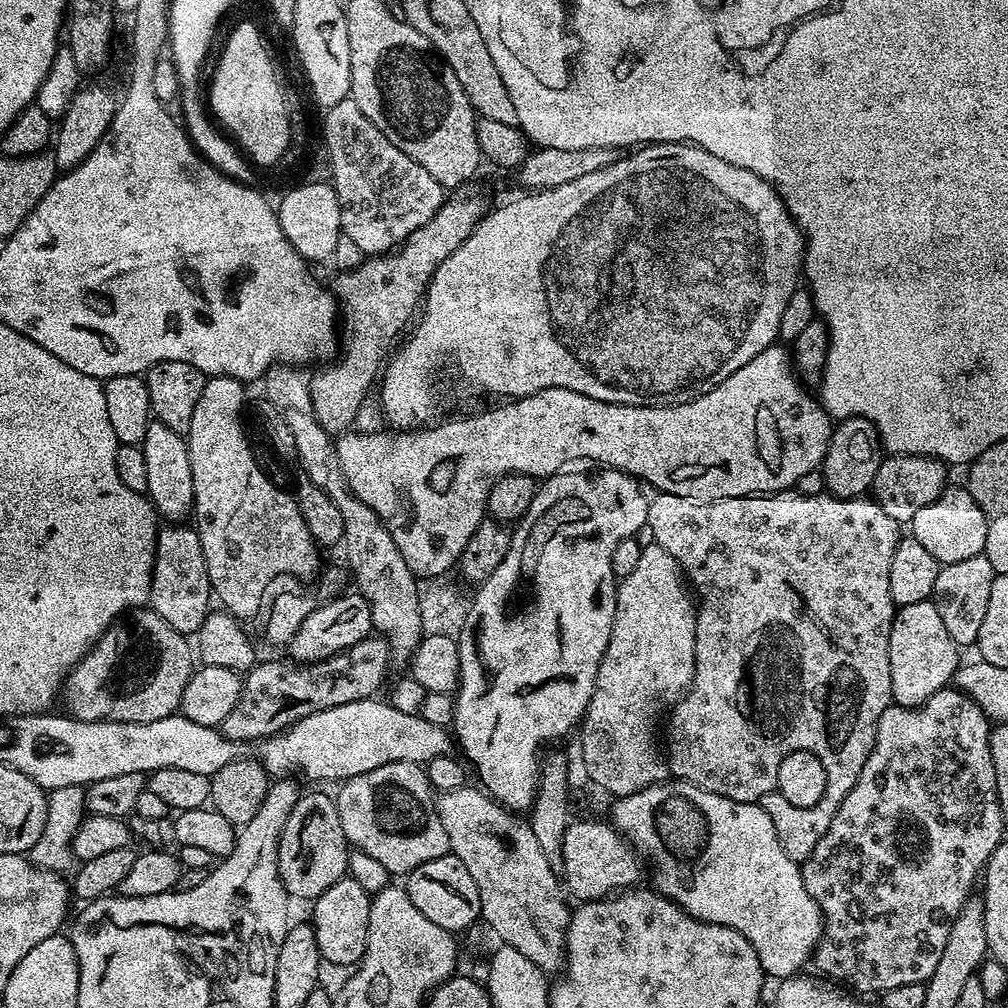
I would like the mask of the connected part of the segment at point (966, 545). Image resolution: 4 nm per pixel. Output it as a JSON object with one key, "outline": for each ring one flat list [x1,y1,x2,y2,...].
{"outline":[[949,487,930,506,922,506,918,514,910,521,911,539,922,542,927,553,932,554,941,566,963,562,965,558,974,558,983,553,986,546,986,530,990,517,974,502,967,487]]}

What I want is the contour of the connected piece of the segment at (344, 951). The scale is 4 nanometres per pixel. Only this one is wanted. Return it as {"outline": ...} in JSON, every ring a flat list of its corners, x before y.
{"outline":[[351,878,334,882,330,890,326,890,311,905,310,923,314,930,314,938,318,938,318,950,321,961,328,964,359,965,364,959,364,951,368,945,368,927,370,926,370,906,372,896,358,886]]}

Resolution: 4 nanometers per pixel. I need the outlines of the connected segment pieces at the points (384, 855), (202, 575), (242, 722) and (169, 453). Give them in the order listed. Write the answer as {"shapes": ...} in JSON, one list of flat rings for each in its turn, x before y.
{"shapes":[[[390,762,386,766,378,766,378,770,370,770,343,781,339,788,340,793,335,793,334,799,338,806,338,818,342,822,342,834,346,834,349,845,355,851,370,854,370,858,382,862,390,874,407,874,422,866,422,862,449,855,446,829,436,809,434,789,428,781,427,771,421,765,414,762]],[[164,527,156,533,156,561,152,567,148,604,158,614,158,618,166,622,166,626,174,626,174,630,178,630,183,636,191,637,200,629,214,604,206,558,202,554,202,542,195,527]],[[372,634,367,640,358,641,345,652,339,652,313,664,283,664,280,660,261,659,256,667,243,677,238,702,234,710,230,710,230,714,226,714,224,721,219,724,220,733,228,740,236,741,237,745,244,746,251,740,259,742,268,739,269,736,277,736,279,732,284,732,291,724,297,724,310,714,318,714,334,706,346,706,346,702,373,699,377,695,376,691,384,684,384,675,388,672,388,656,390,660,388,641]],[[153,419,146,430,142,445,146,458,146,493,153,508,168,522,184,522,194,512,194,474,190,470,190,454,187,439,181,433,170,430,158,419]]]}

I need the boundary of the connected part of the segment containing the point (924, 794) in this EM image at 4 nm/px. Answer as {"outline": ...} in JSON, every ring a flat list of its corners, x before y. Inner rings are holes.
{"outline":[[949,686,938,690,918,708,897,707,895,711,896,717,892,720,893,709,889,707,882,710,876,723,876,741,872,753,870,758,866,758,866,766,862,766,862,774,854,790,846,794,842,806,838,806,838,814,834,814,834,822,830,822,830,830,826,830,818,846,814,846,812,855,802,864,806,890,810,890,814,902,824,915,824,935,816,946,814,964,821,968,817,969,825,977,860,994,883,994,898,986,924,984,932,977,938,966,938,958,942,958,942,950,946,950,946,938,950,934,952,920,960,913,969,896,973,895,975,888,972,887,975,884,977,887,978,877,983,873,990,854,994,854,1006,836,1006,826,1002,822,1002,810,998,802,998,786,994,778,994,758,990,758,990,721,983,710,959,688]]}

